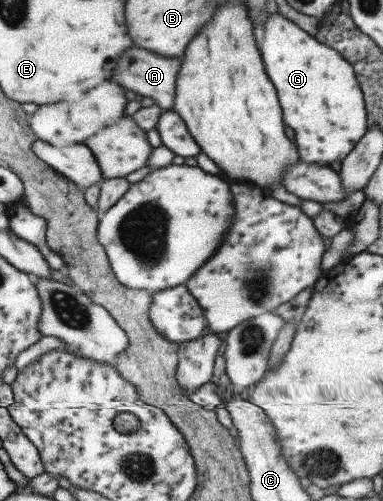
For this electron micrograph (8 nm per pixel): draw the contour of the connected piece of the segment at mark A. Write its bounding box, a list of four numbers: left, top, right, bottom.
[111,47,181,111]

